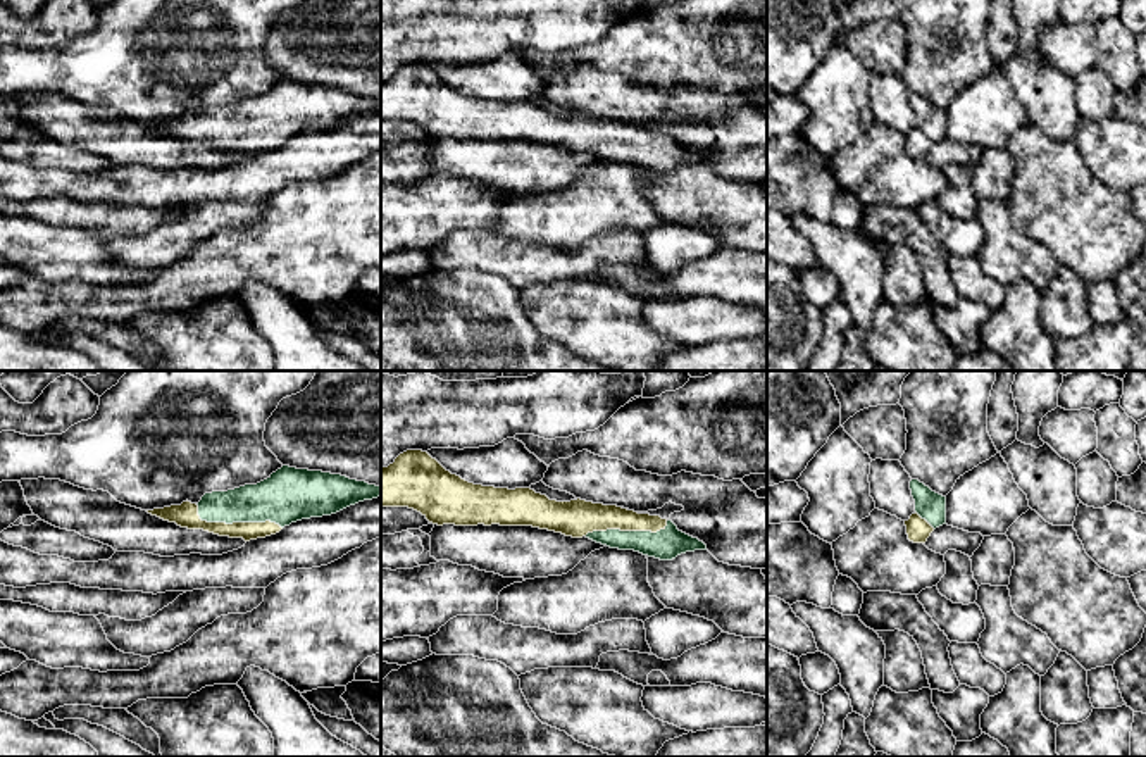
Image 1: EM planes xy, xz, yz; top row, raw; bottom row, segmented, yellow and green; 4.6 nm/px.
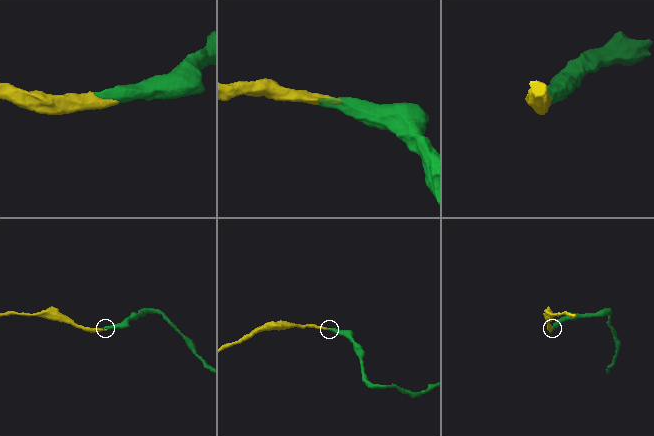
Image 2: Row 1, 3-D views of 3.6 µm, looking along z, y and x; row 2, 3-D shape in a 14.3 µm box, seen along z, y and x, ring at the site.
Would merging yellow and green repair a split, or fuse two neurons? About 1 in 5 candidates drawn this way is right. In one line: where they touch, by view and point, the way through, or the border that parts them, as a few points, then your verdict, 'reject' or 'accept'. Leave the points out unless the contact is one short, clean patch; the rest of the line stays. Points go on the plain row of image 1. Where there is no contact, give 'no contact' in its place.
xy (235, 137) | across xy (186, 128), (207, 135), (235, 137), (281, 112) | accept

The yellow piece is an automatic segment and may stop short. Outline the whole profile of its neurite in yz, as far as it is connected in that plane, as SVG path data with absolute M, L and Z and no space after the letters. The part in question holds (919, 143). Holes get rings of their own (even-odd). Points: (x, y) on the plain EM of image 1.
M919 93L910 95L915 126L905 135L908 153L925 157L931 147L946 138L946 110L932 105Z

